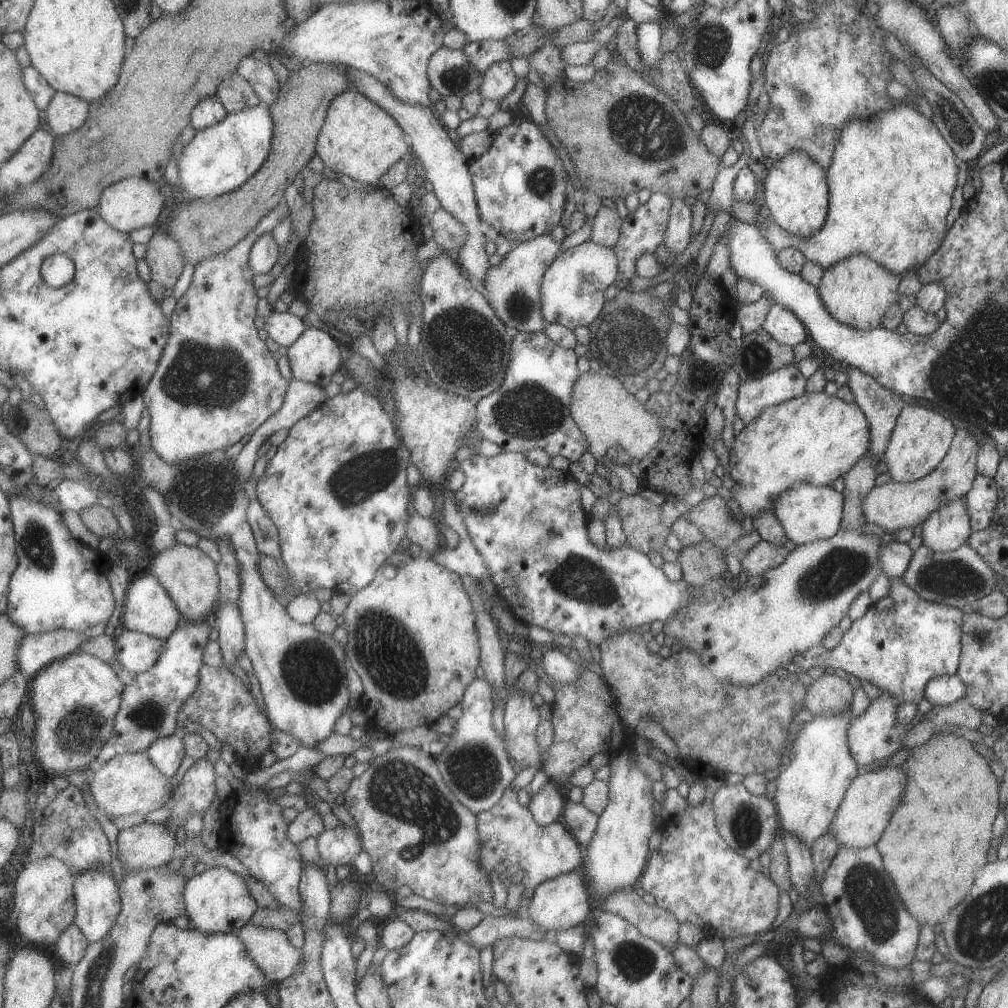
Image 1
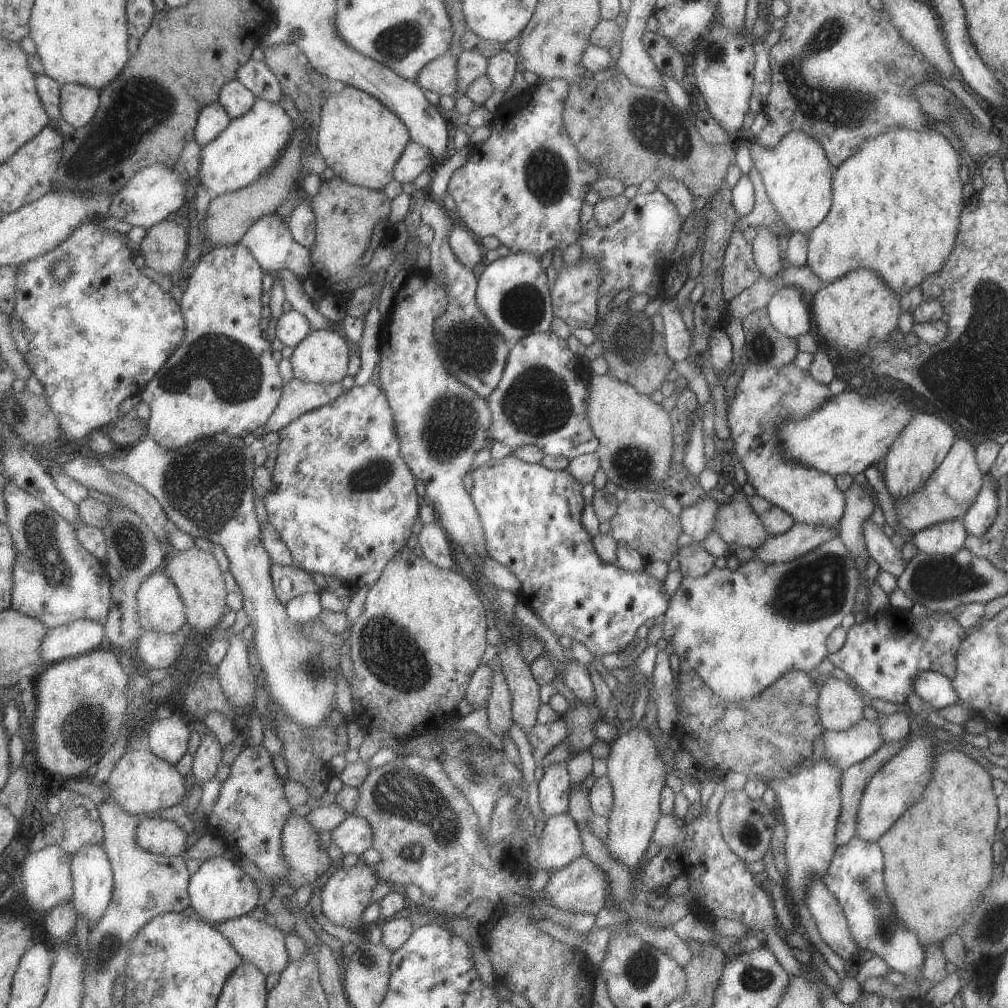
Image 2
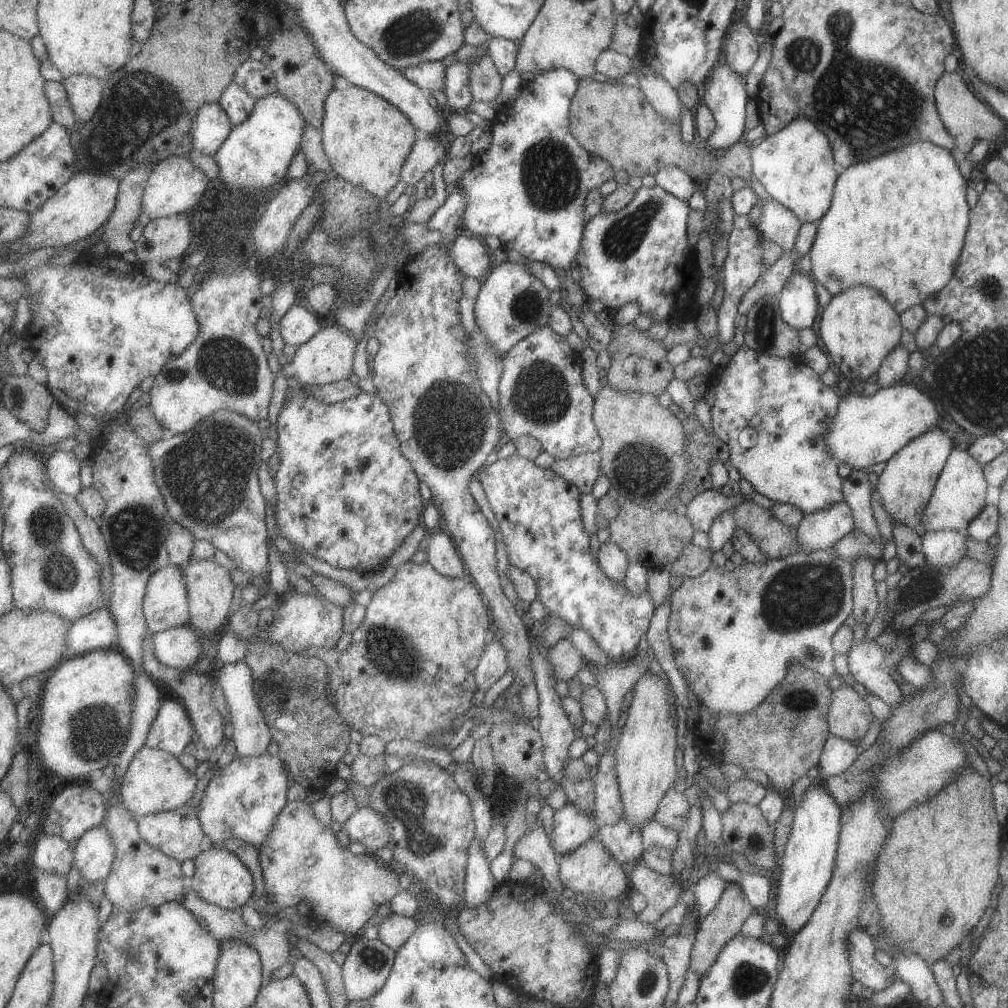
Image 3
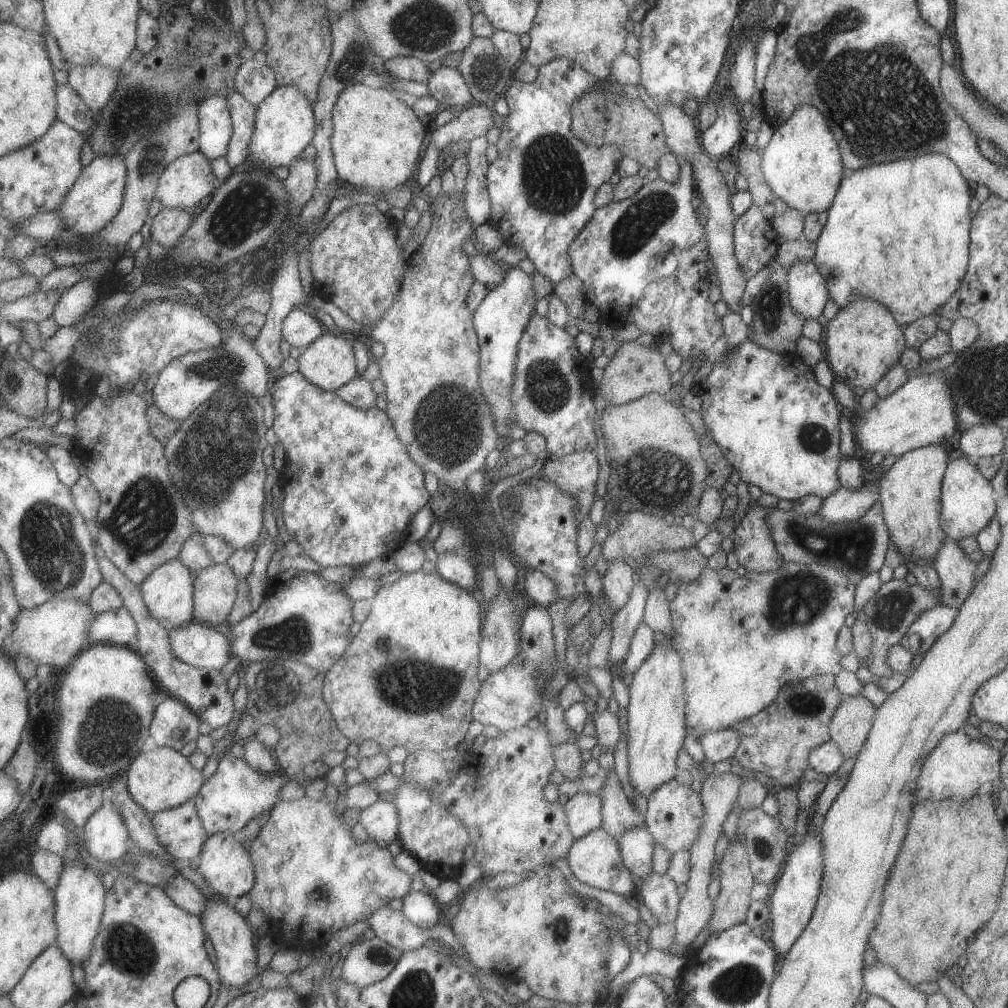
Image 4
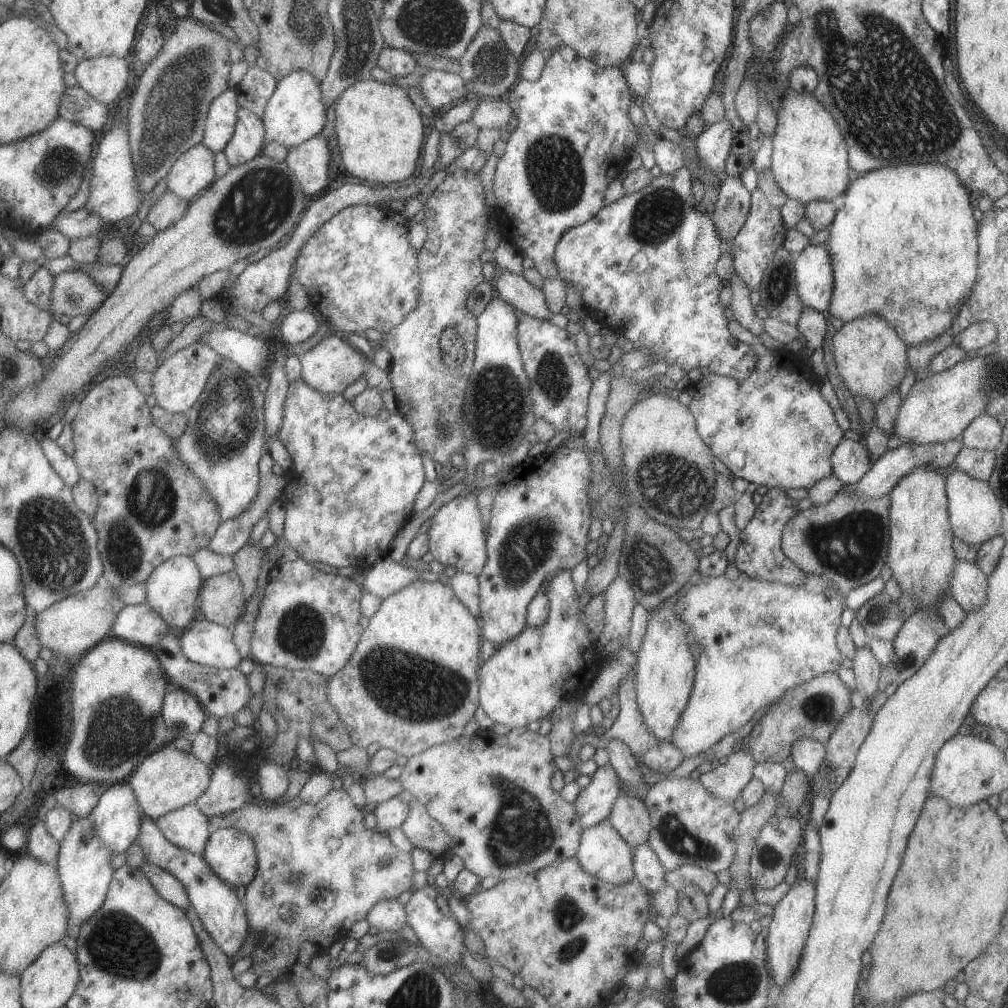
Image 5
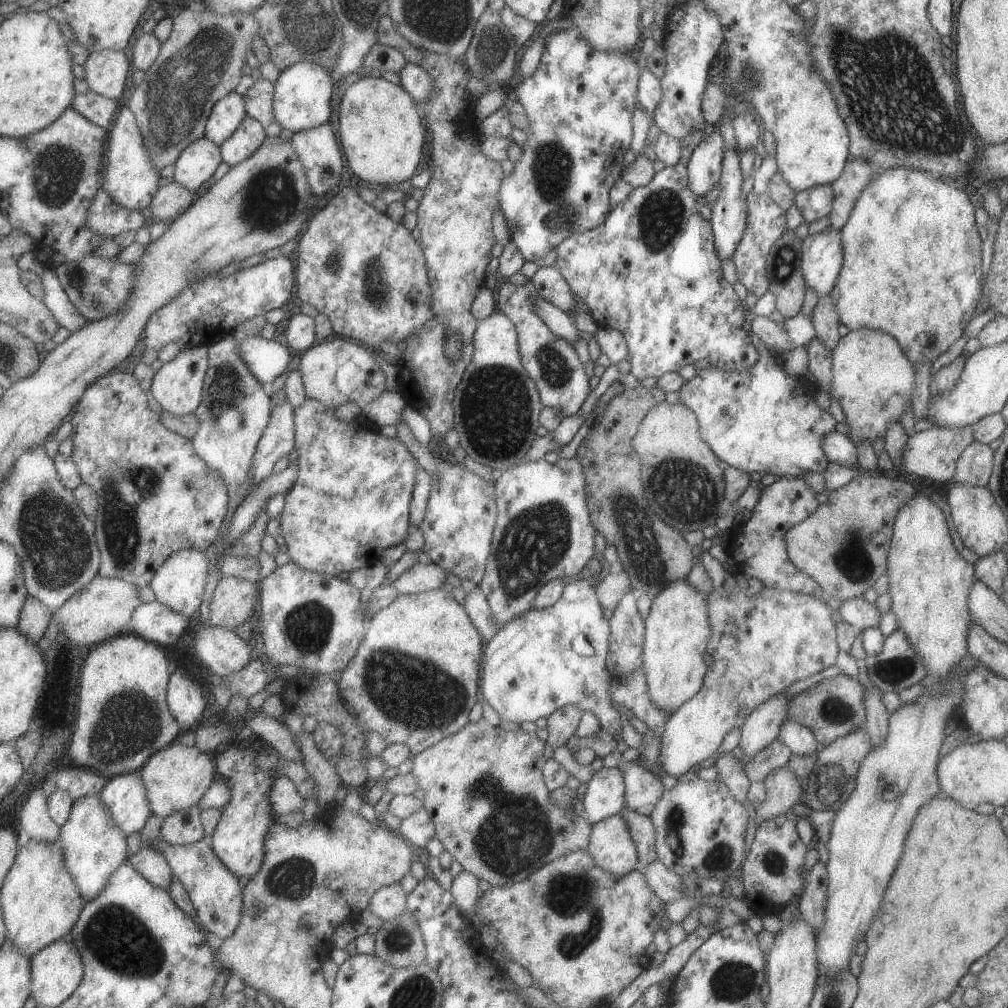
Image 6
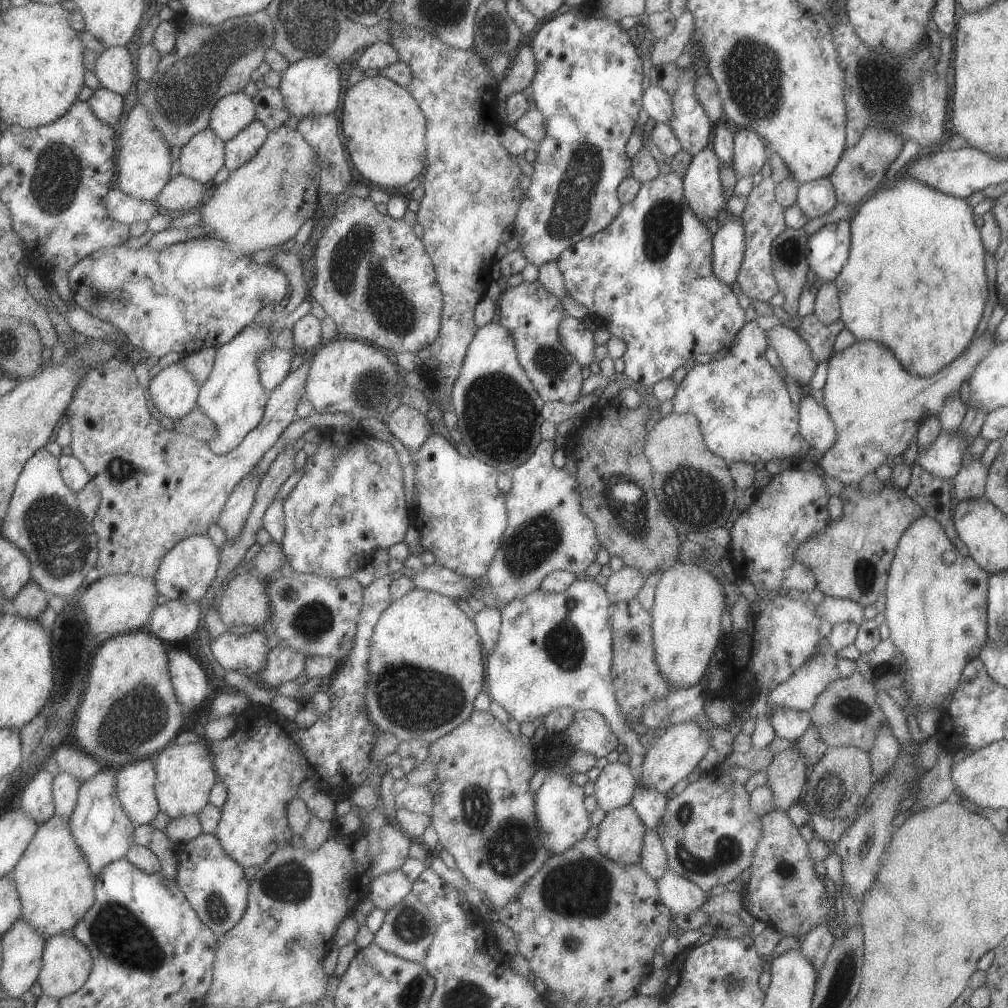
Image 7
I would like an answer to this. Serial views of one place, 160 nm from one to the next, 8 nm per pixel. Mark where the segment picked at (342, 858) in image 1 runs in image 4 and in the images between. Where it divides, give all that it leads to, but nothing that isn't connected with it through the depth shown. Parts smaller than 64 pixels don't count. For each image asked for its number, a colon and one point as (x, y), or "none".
2: (355, 835)
3: (367, 826)
4: (381, 820)

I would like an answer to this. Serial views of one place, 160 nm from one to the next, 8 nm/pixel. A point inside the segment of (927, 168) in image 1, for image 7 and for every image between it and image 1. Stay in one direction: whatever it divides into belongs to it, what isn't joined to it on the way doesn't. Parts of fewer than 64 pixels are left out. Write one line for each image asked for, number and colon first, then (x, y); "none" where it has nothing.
2: (896, 203)
3: (896, 223)
4: (898, 233)
5: (902, 244)
6: (911, 268)
7: (914, 282)

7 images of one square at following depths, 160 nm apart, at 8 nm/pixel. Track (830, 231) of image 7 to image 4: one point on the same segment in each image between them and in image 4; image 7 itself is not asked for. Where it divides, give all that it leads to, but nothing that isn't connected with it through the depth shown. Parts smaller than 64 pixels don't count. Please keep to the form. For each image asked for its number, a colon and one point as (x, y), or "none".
4: (807, 292)
5: (812, 266)
6: (821, 254)

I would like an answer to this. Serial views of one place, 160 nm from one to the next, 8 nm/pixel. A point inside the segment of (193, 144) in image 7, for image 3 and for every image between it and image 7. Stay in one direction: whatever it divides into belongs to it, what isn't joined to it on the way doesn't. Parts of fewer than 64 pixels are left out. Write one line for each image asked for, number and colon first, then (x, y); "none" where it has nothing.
3: (177, 185)
4: (188, 180)
5: (195, 170)
6: (198, 163)

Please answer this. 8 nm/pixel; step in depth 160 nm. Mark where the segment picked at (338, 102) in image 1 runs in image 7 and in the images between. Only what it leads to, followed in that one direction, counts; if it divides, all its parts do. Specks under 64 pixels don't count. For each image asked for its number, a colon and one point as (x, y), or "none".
2: (362, 139)
3: (368, 140)
4: (377, 142)
5: (380, 132)
6: (381, 125)
7: (386, 129)

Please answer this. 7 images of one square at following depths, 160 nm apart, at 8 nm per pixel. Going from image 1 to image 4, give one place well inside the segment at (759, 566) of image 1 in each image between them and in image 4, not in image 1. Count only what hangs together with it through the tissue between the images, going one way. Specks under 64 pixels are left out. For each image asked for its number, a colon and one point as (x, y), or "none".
2: (800, 538)
3: (819, 529)
4: (843, 505)

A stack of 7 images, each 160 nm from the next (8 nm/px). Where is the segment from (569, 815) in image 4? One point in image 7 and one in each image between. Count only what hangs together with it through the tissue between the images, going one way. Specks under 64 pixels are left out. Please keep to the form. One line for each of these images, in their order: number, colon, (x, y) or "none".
5: (594, 802)
6: (604, 796)
7: (614, 787)

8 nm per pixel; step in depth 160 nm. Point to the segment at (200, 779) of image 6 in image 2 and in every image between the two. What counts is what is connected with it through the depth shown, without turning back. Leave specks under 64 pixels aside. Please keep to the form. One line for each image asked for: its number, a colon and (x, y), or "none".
2: (143, 783)
3: (156, 780)
4: (161, 779)
5: (169, 779)

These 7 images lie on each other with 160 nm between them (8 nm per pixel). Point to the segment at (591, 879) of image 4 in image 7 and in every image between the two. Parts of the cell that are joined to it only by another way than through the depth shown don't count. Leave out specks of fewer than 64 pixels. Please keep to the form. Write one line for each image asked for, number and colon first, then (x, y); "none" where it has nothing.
5: (602, 852)
6: (610, 845)
7: (620, 835)

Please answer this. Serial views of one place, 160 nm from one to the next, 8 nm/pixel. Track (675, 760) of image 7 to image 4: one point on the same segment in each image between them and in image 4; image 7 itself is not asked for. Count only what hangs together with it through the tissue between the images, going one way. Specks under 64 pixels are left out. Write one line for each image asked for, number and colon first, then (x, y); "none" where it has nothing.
4: (742, 636)
5: (758, 639)
6: (760, 643)

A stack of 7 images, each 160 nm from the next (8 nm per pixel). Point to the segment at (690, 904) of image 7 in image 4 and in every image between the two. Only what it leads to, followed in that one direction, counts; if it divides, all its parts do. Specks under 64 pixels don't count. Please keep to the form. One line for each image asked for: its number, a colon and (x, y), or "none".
4: (635, 846)
5: (649, 872)
6: (666, 885)

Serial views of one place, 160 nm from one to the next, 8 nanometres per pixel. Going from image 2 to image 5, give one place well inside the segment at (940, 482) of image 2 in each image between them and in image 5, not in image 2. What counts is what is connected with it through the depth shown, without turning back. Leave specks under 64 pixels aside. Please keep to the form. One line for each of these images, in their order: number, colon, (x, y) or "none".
3: (958, 496)
4: (967, 503)
5: (974, 515)

